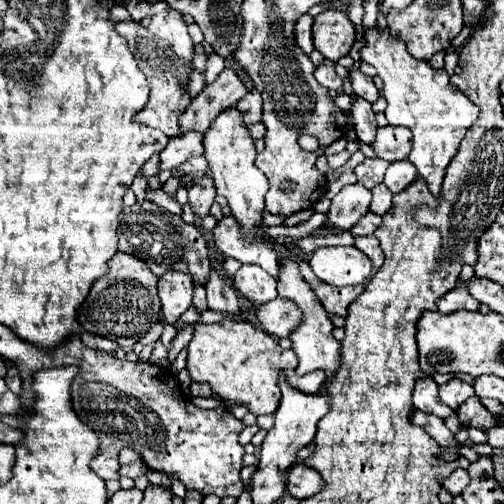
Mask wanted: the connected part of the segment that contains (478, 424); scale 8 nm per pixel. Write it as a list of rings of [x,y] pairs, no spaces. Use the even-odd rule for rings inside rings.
[[[471,396],[465,404],[461,404],[461,408],[457,408],[457,416],[461,426],[467,428],[479,428],[479,430],[491,430],[501,426],[499,416],[491,414],[479,400],[479,396]]]

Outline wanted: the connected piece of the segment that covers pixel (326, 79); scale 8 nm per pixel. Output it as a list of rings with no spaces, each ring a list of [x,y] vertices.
[[[317,66],[315,78],[317,78],[319,84],[323,84],[323,86],[329,88],[329,90],[331,90],[331,88],[333,88],[333,90],[341,90],[341,86],[343,86],[343,80],[335,74],[333,66]]]

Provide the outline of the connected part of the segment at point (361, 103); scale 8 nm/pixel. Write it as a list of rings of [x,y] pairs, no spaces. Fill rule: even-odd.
[[[355,94],[351,96],[351,118],[353,118],[353,128],[359,136],[361,142],[365,144],[371,144],[371,140],[375,138],[375,128],[377,128],[377,122],[375,122],[375,112],[371,108],[371,102],[363,100],[363,98],[357,98]]]

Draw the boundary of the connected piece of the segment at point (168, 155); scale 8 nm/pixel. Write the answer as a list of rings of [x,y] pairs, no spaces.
[[[185,132],[185,136],[169,138],[169,144],[161,152],[161,170],[173,170],[193,156],[201,156],[201,132]]]

